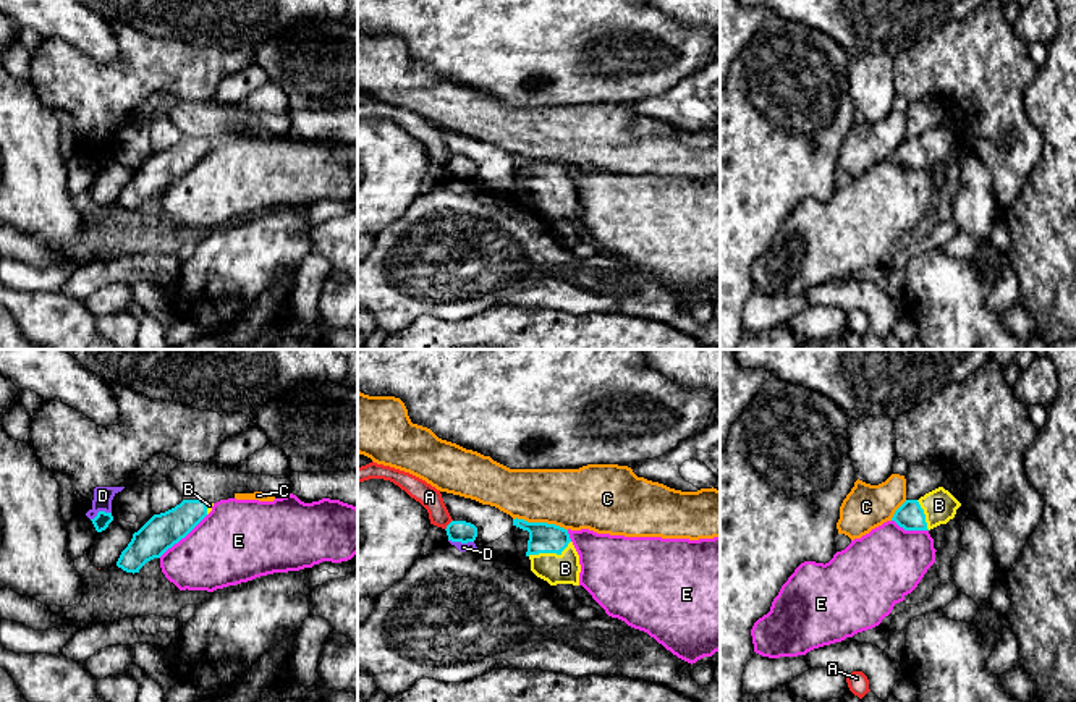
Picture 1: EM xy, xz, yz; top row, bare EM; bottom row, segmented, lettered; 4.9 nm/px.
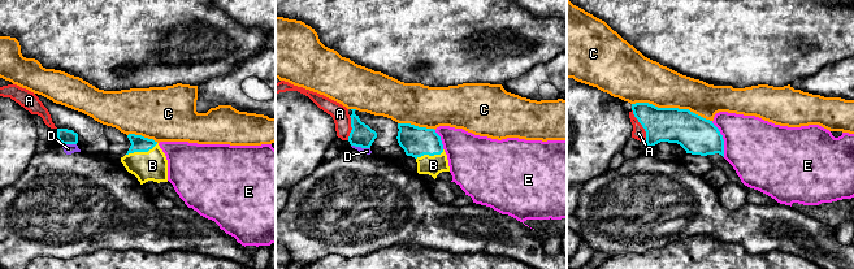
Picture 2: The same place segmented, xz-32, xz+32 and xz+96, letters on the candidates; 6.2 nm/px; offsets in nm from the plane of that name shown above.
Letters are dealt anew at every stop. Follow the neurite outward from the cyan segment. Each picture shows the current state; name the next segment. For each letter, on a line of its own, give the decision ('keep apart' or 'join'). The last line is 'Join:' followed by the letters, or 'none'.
A: keep apart
B: join
C: keep apart
D: keep apart
E: keep apart
Join: B

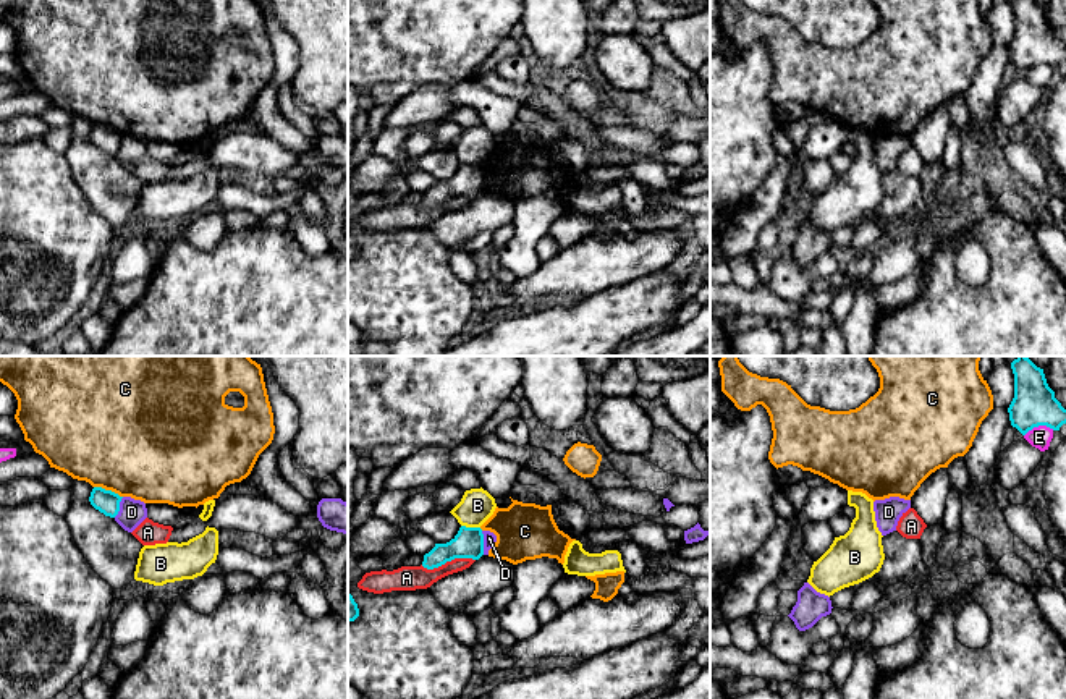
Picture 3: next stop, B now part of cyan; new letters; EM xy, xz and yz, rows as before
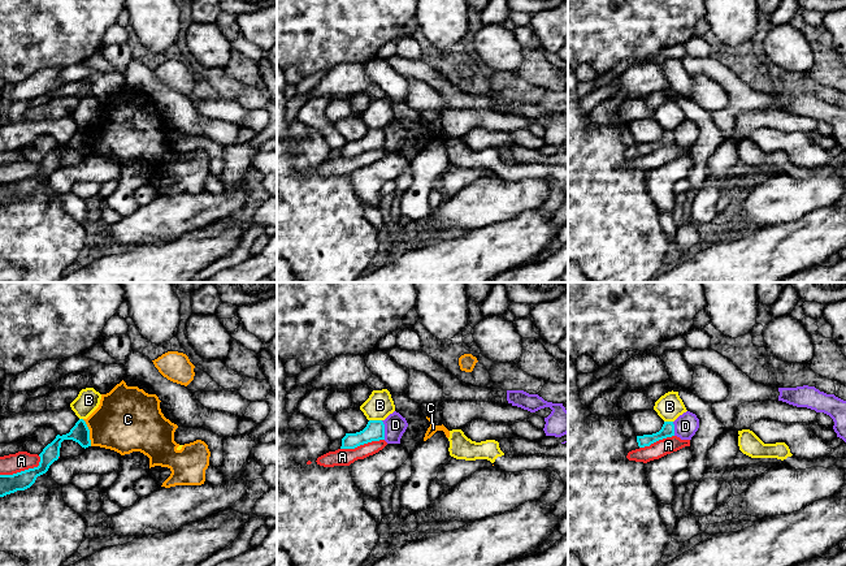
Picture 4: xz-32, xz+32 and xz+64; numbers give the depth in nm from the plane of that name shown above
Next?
A: keep apart
B: keep apart
C: keep apart
D: keep apart
E: keep apart
Join: none

